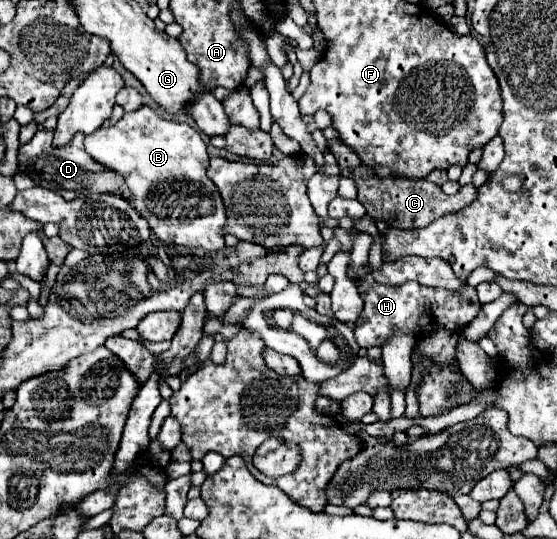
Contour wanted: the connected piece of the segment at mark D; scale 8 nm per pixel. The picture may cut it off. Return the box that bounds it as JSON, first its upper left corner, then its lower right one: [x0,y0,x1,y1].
[18,130,130,200]

